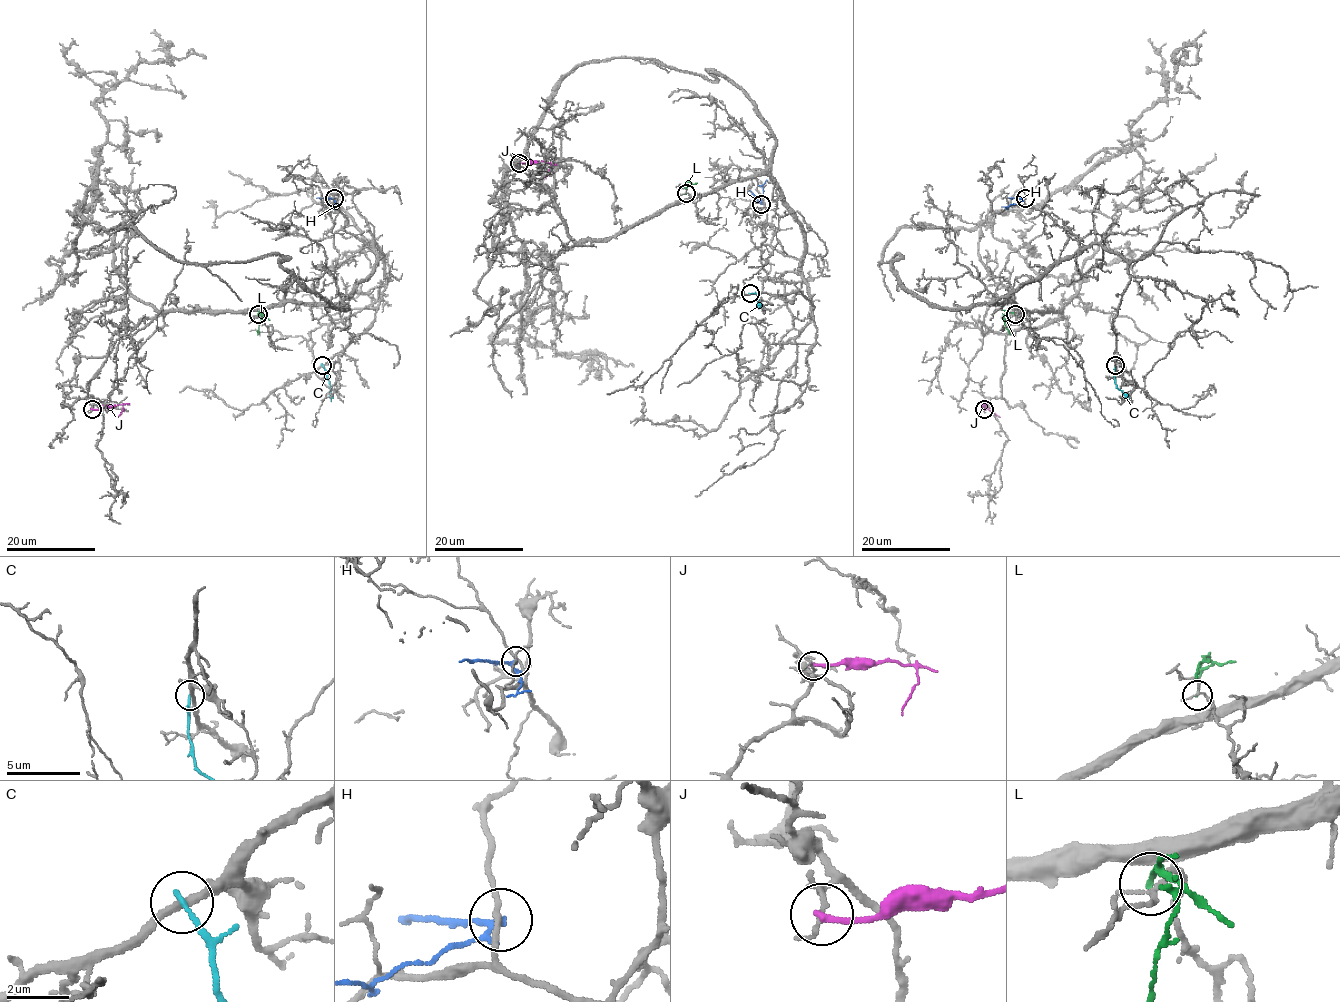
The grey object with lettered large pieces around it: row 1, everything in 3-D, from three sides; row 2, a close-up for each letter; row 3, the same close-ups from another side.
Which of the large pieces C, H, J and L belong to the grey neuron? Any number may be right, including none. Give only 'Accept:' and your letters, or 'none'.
Accept: none

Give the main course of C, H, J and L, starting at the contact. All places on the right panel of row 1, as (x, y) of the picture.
C: (1114, 366), (1117, 387), (1130, 401)
H: (1025, 197), (1001, 206)
J: (984, 409), (984, 405), (1000, 417)
L: (1014, 314), (1009, 312), (1003, 317), (1010, 334)

